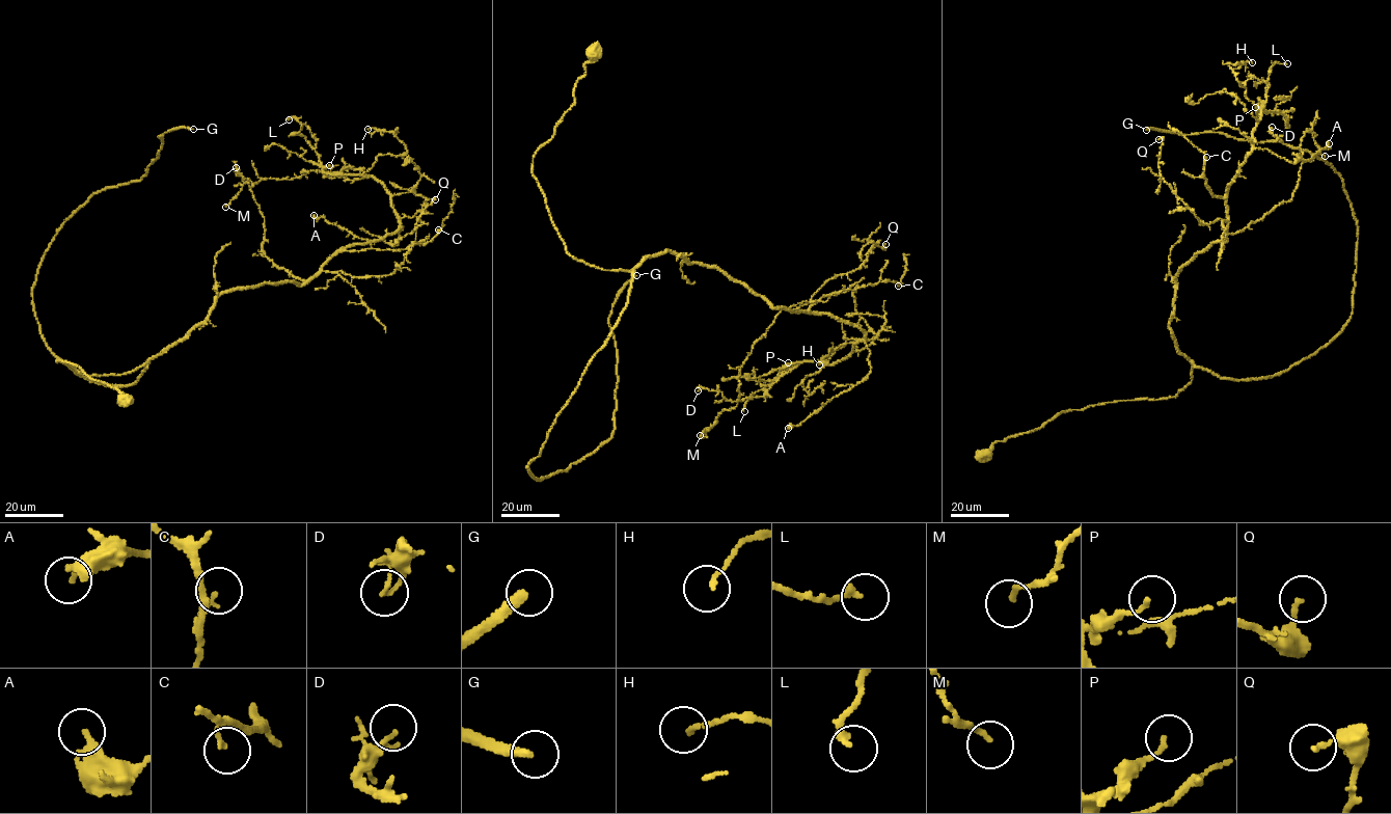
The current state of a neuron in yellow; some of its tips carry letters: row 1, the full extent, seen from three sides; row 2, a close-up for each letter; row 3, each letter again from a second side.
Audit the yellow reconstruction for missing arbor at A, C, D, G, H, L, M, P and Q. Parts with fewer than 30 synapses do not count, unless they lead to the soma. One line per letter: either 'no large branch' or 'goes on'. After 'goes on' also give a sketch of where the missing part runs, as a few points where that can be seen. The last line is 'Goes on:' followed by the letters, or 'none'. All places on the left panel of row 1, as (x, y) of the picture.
A: no large branch
C: no large branch
D: no large branch
G: goes on; course (193, 129), (225, 140), (295, 111), (414, 125), (427, 151), (420, 191), (407, 174)
H: no large branch
L: no large branch
M: no large branch
P: no large branch
Q: no large branch
Goes on: G

